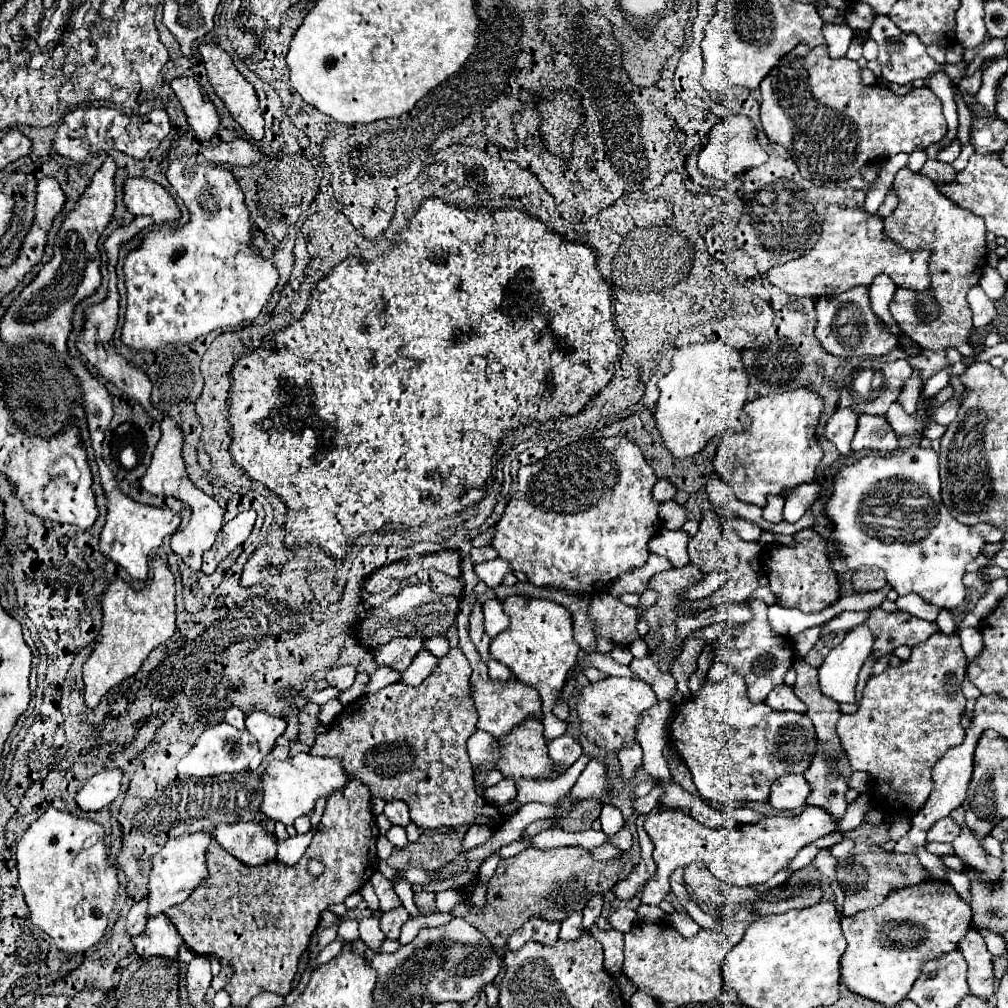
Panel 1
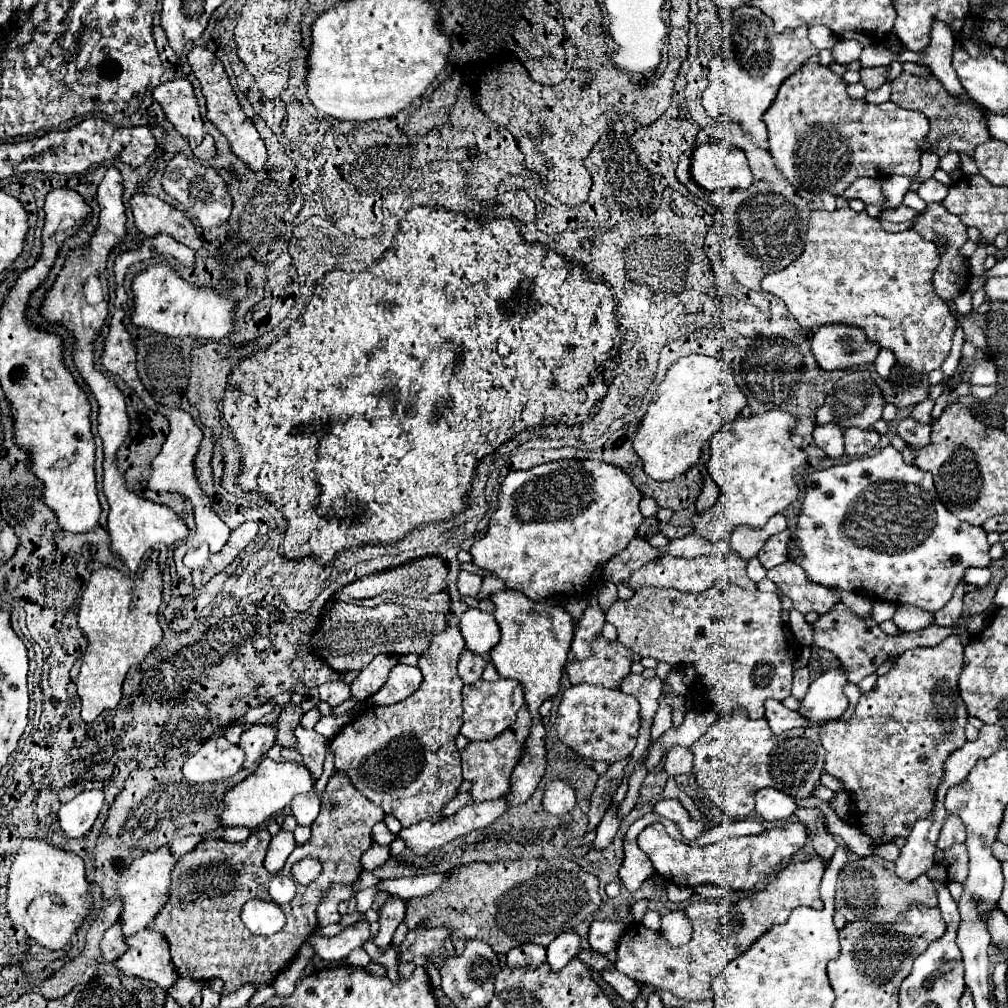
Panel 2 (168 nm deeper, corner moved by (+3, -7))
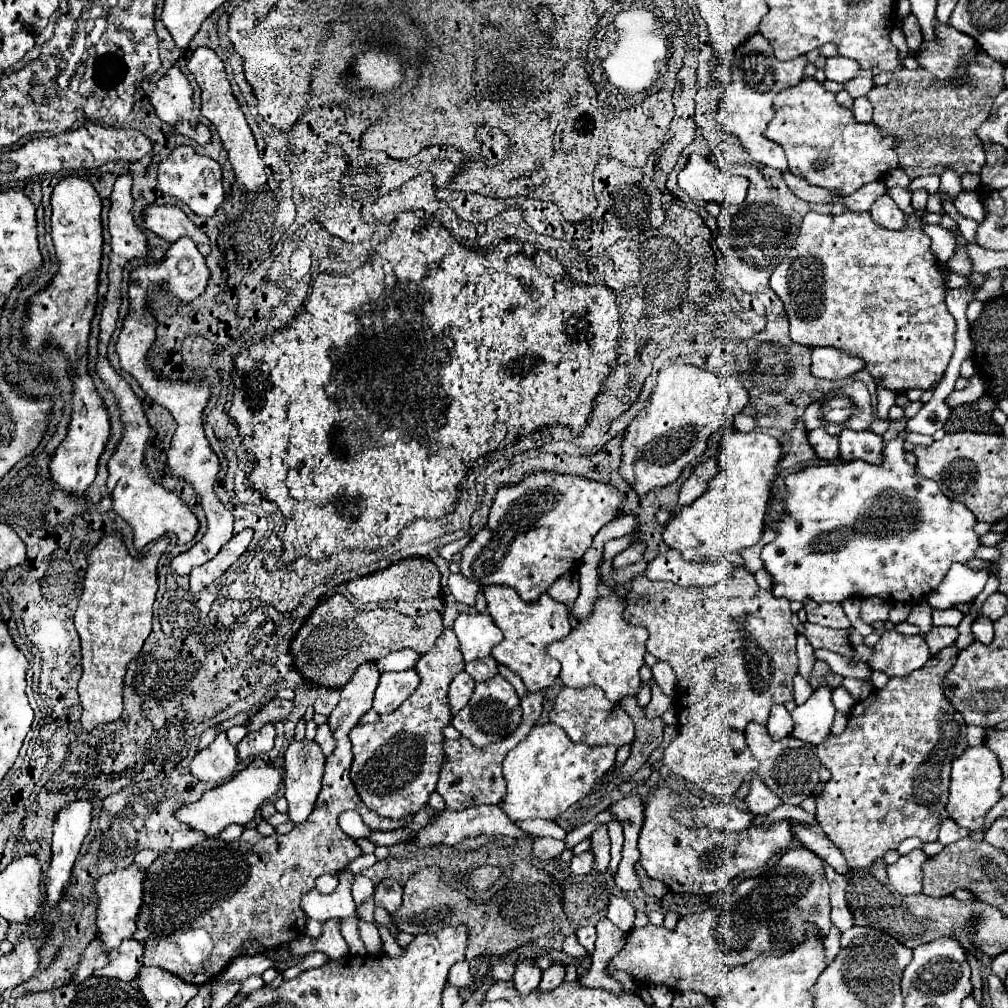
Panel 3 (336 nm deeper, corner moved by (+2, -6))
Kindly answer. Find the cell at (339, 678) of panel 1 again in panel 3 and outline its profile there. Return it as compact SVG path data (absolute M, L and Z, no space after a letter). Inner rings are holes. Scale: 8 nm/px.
M324 688L324 690L320 690L318 700L314 702L314 710L316 710L318 714L330 716L330 712L336 708L338 700L340 700L340 690L338 690L338 688L336 688L336 690L334 690L334 688Z

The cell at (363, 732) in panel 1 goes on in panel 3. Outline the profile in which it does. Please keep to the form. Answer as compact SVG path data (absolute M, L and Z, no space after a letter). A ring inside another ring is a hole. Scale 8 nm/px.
M446 628L438 636L434 648L418 660L416 670L418 670L418 676L422 682L420 682L418 690L394 714L380 716L378 722L374 722L374 724L358 724L348 734L350 742L352 742L352 752L354 752L350 778L356 786L356 792L360 794L362 802L370 810L378 812L384 818L392 818L392 820L402 820L402 816L412 816L418 810L428 806L428 798L436 790L436 782L438 782L442 764L446 762L444 752L442 752L442 742L444 742L442 730L452 722L448 688L452 684L454 674L464 670L464 658L458 648L458 638L450 628Z

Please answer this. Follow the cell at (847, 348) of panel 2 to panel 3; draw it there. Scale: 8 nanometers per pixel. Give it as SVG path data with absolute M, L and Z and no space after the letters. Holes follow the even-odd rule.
M812 348L810 370L816 378L838 380L838 378L846 378L862 368L864 368L864 364L862 364L862 360L858 360L858 356L846 356L846 352L838 352L836 348Z

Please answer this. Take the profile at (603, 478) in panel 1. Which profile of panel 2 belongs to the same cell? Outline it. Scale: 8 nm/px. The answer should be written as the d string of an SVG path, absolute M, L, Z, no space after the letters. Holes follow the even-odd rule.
M555 461L555 463L543 463L543 465L535 465L531 469L521 469L521 471L511 471L499 489L499 507L497 511L491 515L489 519L489 529L487 533L477 539L471 547L471 557L473 563L485 571L491 571L495 577L503 579L507 589L515 589L521 591L525 597L533 599L533 601L541 601L541 599L549 599L553 595L565 595L565 597L587 597L591 593L591 589L585 589L587 585L595 583L601 579L601 571L607 565L607 561L619 553L621 549L625 549L629 545L631 539L635 539L635 533L639 529L639 525L643 523L643 517L639 513L639 501L643 499L641 493L637 491L637 487L629 481L629 477L625 477L625 473L621 473L619 469L615 469L615 465L605 465L603 461Z

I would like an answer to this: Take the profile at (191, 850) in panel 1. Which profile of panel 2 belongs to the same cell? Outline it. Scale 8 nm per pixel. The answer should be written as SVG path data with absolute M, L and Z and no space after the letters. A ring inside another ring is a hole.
M159 847L153 853L145 853L143 857L135 859L117 879L117 895L123 901L123 911L121 911L121 929L123 935L135 935L143 931L149 921L161 911L161 905L165 903L167 891L169 891L169 881L171 881L171 869L177 863L177 859L169 853L169 847Z

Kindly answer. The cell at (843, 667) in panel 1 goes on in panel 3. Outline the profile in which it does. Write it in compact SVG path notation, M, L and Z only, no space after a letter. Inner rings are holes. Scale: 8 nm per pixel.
M820 686L812 692L812 696L792 710L794 730L792 736L804 742L820 744L826 734L830 734L830 726L834 720L834 704L832 704L832 688Z

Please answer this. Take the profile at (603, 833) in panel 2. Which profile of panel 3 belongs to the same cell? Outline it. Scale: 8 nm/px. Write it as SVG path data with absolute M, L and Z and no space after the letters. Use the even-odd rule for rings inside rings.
M586 850L586 852L582 852L580 856L574 856L574 858L572 858L570 870L572 870L574 874L578 874L578 876L584 876L584 874L588 874L588 872L592 870L594 862L596 862L596 858L594 858L592 850Z

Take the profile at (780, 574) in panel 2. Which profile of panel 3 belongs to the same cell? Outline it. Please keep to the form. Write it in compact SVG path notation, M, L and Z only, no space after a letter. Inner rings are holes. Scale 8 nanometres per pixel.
M806 600L804 610L808 614L808 622L828 628L850 628L850 620L844 614L842 604L814 604L814 600Z

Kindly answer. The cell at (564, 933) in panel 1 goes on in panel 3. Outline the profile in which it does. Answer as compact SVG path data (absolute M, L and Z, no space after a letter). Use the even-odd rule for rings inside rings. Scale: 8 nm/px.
M552 962L550 968L546 968L542 972L542 982L540 982L540 988L542 990L550 990L550 988L556 988L564 982L564 964L562 962Z

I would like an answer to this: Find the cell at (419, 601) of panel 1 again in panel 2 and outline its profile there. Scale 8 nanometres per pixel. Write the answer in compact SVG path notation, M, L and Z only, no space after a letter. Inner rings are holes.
M333 601L325 609L321 625L311 635L311 651L337 673L361 671L379 653L423 655L429 649L431 639L445 631L445 627L447 621L443 613L419 613L395 603L381 603L367 609Z

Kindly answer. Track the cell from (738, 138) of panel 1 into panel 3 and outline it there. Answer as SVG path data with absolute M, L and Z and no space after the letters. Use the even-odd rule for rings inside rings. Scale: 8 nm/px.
M700 154L688 158L688 164L678 172L678 184L694 200L720 204L742 204L748 190L746 176L722 172Z

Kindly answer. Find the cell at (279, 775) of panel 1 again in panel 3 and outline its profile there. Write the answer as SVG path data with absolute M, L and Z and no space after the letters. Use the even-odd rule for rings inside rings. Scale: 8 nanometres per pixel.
M256 758L248 768L238 772L228 782L204 792L204 796L198 802L182 806L176 812L176 818L184 824L190 824L194 830L204 832L208 838L216 838L230 824L246 826L256 816L256 810L260 810L264 802L276 798L276 792L284 784L284 774L286 774L284 768L278 768L274 764L264 762L262 758Z

